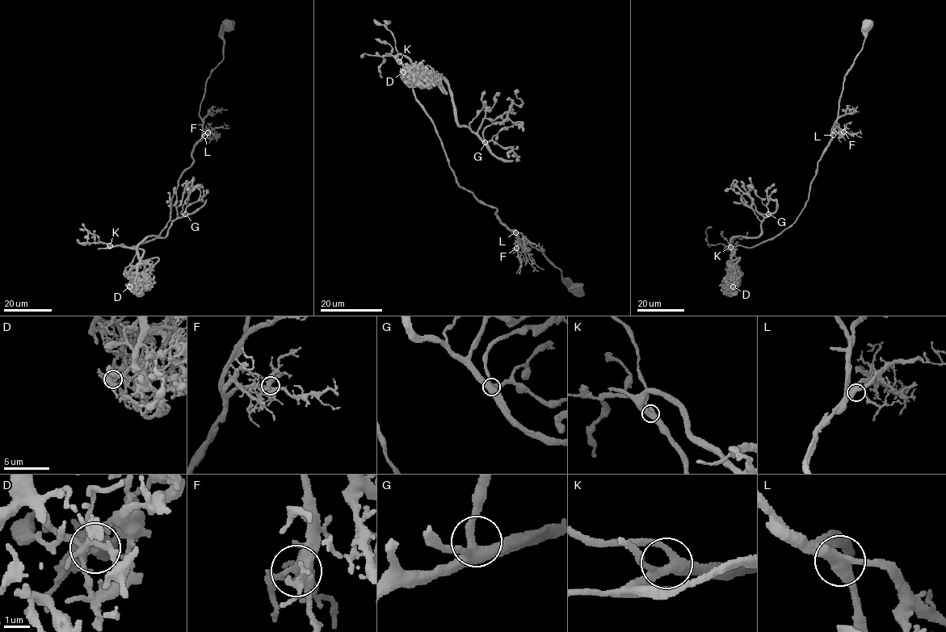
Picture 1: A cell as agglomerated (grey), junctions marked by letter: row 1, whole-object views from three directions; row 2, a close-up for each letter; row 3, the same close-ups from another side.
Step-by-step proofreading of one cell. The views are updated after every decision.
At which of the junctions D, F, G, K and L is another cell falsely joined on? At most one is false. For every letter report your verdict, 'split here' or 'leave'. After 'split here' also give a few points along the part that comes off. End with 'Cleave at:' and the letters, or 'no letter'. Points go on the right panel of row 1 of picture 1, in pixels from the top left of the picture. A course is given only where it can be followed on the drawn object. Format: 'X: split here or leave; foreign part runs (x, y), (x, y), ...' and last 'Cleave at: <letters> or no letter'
D: split here; foreign part runs (733, 286), (727, 281), (729, 244), (735, 236), (757, 237), (767, 215), (734, 180), (725, 190)
F: leave
G: leave
K: leave
L: leave
Cleave at: D

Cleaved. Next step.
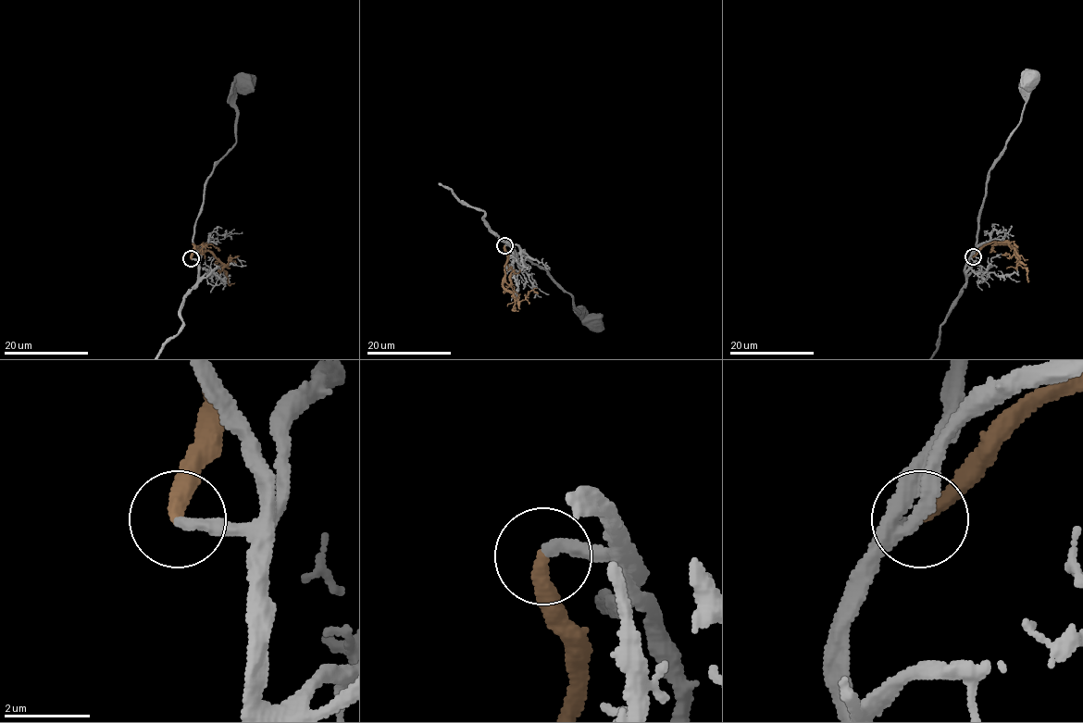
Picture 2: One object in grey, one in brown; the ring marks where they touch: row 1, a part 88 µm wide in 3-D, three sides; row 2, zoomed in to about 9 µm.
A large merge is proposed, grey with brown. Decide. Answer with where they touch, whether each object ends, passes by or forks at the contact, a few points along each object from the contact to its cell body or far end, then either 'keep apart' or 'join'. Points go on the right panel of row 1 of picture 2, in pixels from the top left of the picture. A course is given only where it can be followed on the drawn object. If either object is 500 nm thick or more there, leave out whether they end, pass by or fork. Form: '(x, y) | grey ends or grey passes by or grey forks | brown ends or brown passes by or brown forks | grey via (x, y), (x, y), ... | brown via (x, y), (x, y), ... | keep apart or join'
(973, 256) | grey ends | brown ends | grey via (972, 256), (970, 252), (977, 240), (987, 175), (1021, 118), (1031, 84), (1028, 79) | brown via (972, 256), (991, 243), (1008, 243), (1026, 269), (1026, 279) | join

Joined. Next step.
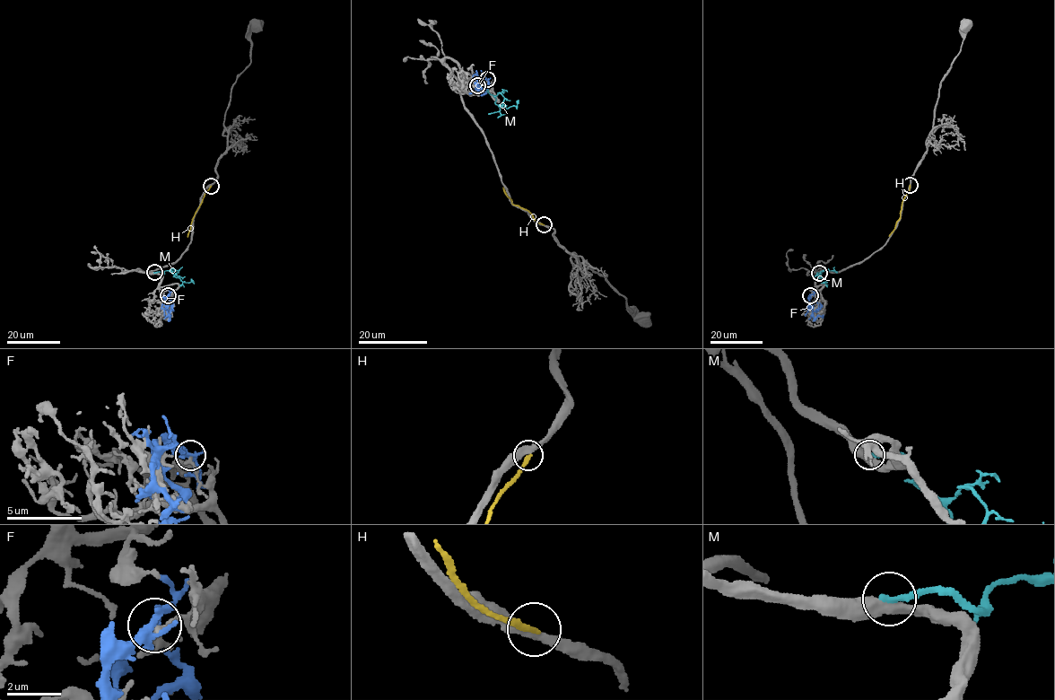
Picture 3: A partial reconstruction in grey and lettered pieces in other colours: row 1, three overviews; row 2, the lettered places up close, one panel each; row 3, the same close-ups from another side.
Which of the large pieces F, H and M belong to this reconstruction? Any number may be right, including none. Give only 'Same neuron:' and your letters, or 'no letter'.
Same neuron: no letter

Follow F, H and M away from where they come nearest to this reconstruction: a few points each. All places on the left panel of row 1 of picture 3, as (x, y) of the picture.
F: (168, 295), (163, 304), (170, 318), (164, 315)
H: (211, 186), (195, 214), (187, 237)
M: (154, 272), (163, 274), (170, 270), (181, 280), (194, 283), (191, 279)

